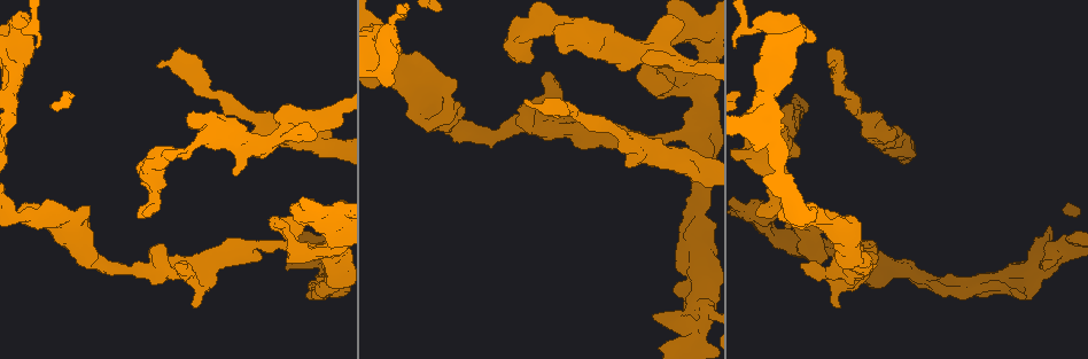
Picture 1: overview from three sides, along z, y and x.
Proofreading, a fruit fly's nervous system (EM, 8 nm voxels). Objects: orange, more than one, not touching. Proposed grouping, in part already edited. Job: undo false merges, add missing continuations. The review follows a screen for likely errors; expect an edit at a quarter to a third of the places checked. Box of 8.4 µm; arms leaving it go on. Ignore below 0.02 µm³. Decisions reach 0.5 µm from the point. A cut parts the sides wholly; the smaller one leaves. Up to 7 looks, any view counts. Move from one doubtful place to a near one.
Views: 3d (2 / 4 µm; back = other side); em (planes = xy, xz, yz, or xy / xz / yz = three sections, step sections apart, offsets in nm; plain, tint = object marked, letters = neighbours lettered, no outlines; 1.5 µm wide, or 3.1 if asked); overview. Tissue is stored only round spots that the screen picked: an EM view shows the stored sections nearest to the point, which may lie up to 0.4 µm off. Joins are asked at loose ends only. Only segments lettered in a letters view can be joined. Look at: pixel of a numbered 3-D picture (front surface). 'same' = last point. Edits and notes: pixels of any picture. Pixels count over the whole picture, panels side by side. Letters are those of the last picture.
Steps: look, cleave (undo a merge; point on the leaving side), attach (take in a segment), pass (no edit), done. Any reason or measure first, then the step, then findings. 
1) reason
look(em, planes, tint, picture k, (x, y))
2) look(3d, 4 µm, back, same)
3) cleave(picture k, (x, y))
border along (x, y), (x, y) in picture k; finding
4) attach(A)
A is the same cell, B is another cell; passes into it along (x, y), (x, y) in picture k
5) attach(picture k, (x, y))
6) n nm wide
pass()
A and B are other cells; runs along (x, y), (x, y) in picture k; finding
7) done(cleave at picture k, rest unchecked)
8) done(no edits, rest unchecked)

branch stops here
look(em, xz, step 8, tint, picture 1, (760, 217))

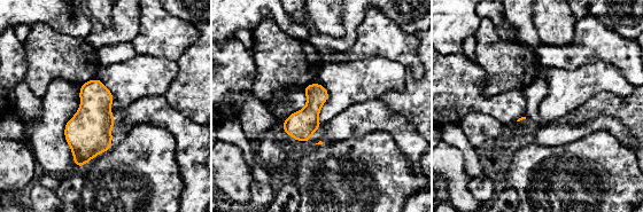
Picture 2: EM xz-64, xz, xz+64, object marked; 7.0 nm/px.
look(em, planes, letters, same)

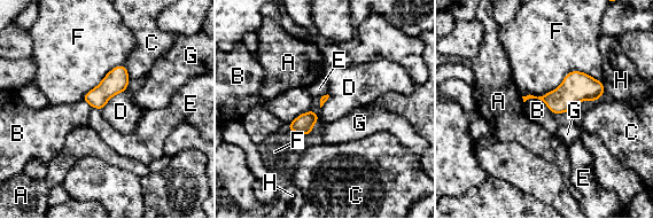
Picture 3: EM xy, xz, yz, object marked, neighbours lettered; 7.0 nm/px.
F touches over 600 nm
pass()
A, B, C, D, E, F, G and H are other cells; border along (311, 108), (319, 120) in picture 3; no lettered segment goes on from it

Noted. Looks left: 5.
an open end
look(3d, 2 µm, picture 1, (279, 227))

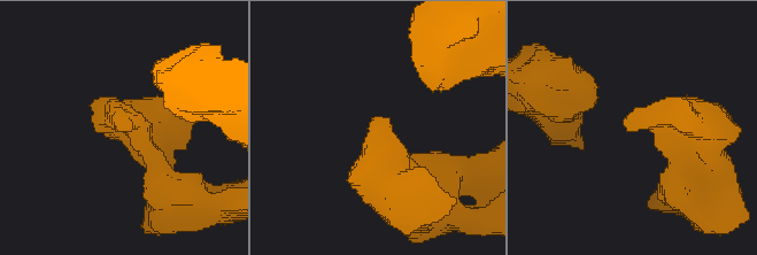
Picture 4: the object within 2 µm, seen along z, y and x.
now the EM
look(em, planes, letters, picture 4, (383, 118))

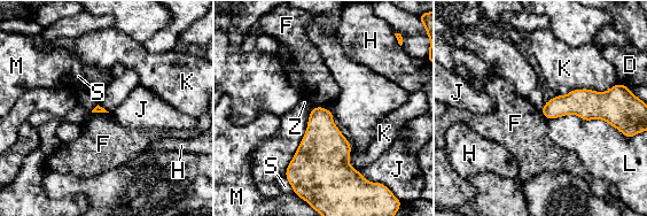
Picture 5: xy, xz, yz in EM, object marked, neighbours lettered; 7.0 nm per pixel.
pass()
D, F, H, J, K, L, M, S and Z are other cells; border along (540, 110), (548, 120) in picture 5; none of them fits

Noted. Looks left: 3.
thick turns thin
look(em, xz, step 4, tint, picture 1, (249, 249))

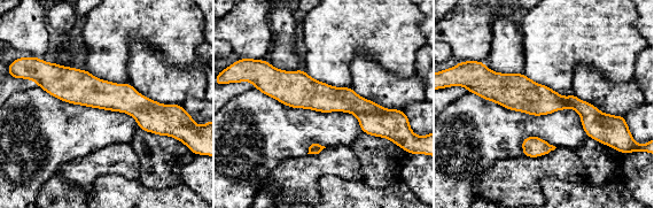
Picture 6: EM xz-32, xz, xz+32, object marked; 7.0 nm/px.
another direction
look(em, xy, step 8, letters, same)

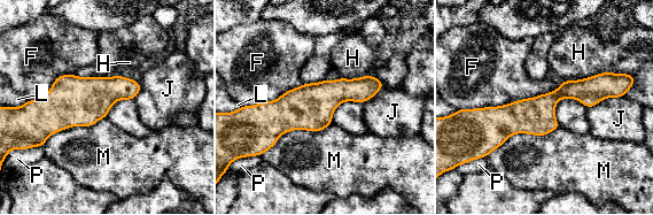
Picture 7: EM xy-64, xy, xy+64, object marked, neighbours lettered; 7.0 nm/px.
pass()
F, H, J, L, M and P are other cells; border along (562, 81), (534, 97), (466, 109) in picture 7; continuous, no second neuron

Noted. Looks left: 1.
done(no edits, rest unchecked)

